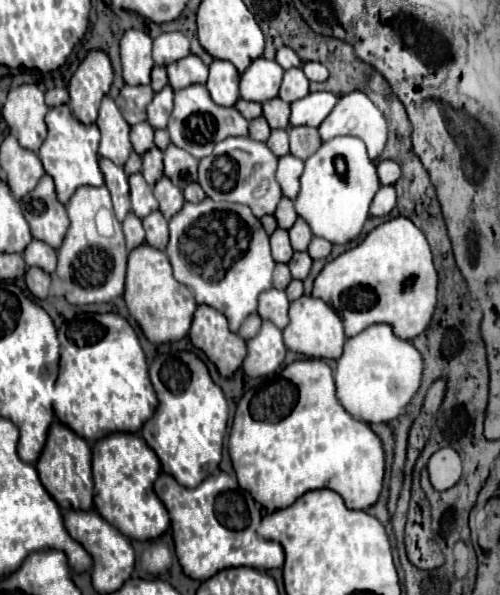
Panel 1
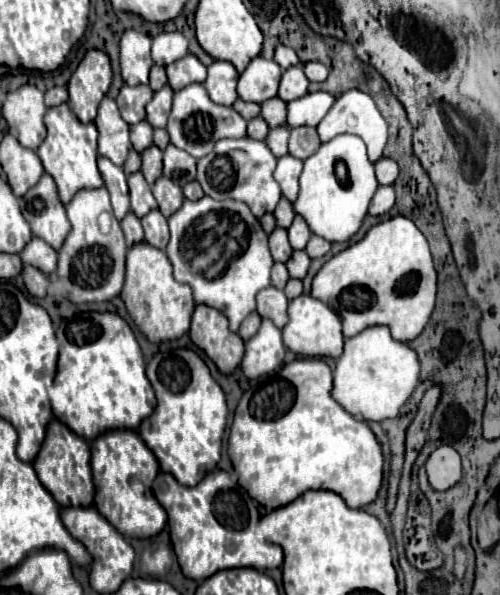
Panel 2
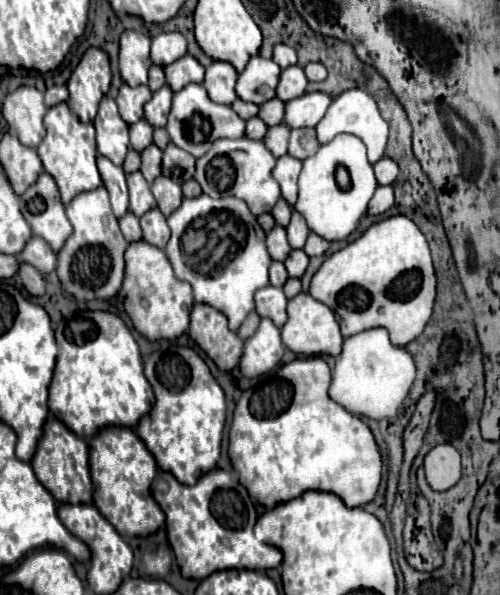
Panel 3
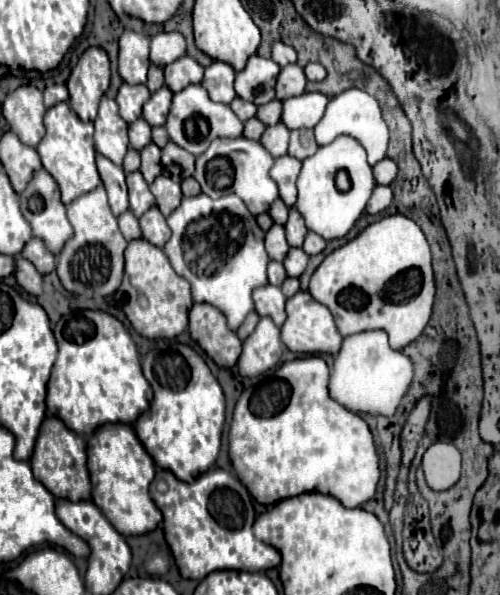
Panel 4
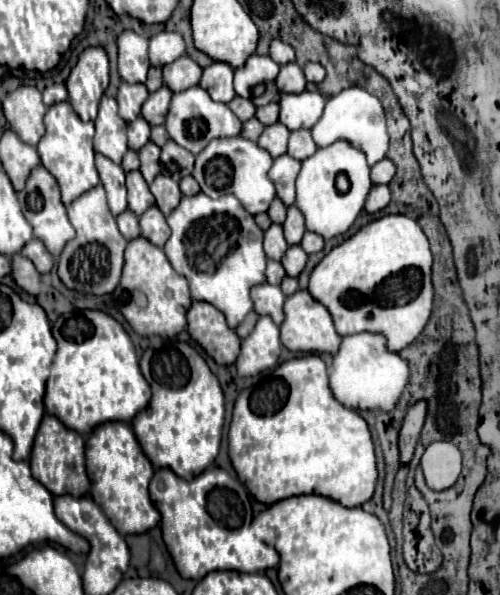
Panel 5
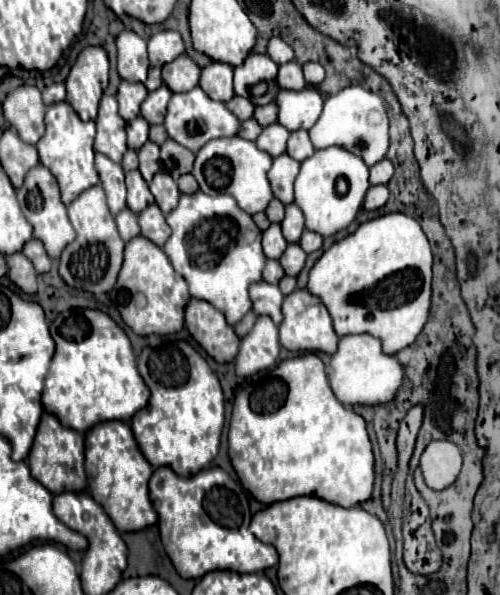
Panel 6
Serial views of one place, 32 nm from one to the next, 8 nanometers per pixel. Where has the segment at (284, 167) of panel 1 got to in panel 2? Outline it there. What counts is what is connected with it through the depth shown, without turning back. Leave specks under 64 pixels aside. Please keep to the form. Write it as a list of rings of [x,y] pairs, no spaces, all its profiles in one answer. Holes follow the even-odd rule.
[[[286,154],[278,158],[278,166],[274,170],[274,178],[282,188],[282,196],[288,198],[290,202],[296,200],[298,196],[298,178],[302,174],[302,160]]]

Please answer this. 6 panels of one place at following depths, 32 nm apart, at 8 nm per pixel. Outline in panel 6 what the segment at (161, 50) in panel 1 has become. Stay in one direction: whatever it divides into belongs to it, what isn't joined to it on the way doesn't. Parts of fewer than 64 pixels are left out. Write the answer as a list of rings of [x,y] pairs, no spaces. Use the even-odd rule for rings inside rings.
[[[164,30],[164,32],[154,34],[148,40],[148,54],[150,54],[150,64],[158,66],[158,68],[176,60],[180,54],[184,54],[182,36],[172,30]]]

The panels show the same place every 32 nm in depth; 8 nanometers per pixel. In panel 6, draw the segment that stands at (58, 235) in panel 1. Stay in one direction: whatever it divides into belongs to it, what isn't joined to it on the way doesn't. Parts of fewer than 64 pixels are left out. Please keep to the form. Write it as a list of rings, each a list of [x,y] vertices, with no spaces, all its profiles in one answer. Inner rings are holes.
[[[38,164],[36,168],[32,168],[28,172],[28,176],[24,180],[24,186],[16,194],[18,194],[22,214],[26,216],[26,220],[34,228],[34,238],[42,240],[42,244],[46,246],[46,252],[52,258],[58,258],[62,254],[62,250],[66,248],[66,244],[70,244],[74,240],[74,228],[72,228],[70,220],[68,220],[66,206],[60,200],[60,190],[58,190],[56,178],[50,174],[48,168]]]

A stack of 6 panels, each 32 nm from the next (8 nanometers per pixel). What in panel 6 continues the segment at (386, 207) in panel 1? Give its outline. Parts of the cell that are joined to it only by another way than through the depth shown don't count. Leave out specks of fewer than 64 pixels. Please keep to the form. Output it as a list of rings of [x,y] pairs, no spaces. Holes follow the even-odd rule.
[[[370,186],[366,198],[364,198],[364,208],[366,210],[378,210],[382,208],[390,198],[388,186]]]

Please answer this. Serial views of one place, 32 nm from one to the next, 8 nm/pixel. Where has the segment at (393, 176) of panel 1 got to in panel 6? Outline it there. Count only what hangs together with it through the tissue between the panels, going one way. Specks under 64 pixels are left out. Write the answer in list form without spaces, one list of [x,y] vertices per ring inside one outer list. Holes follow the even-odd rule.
[[[384,158],[370,168],[370,184],[388,184],[392,174],[394,174],[394,164]]]

